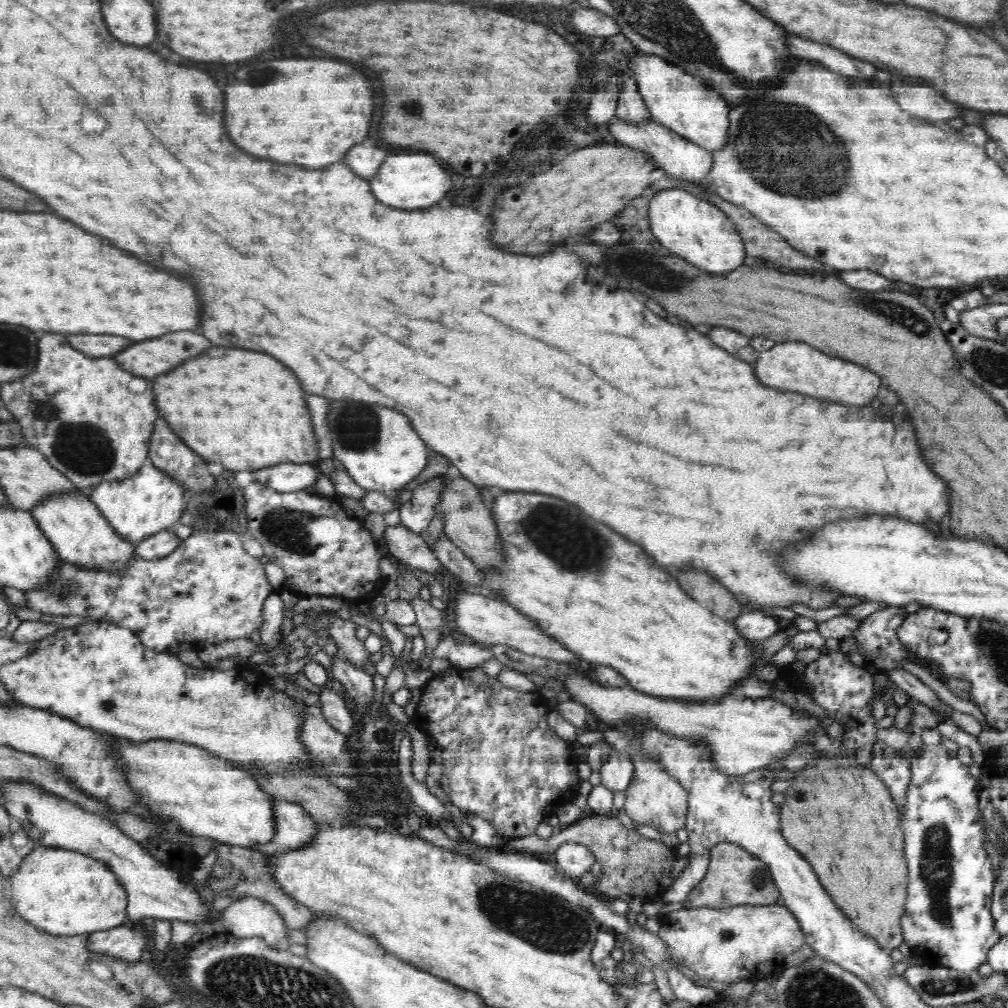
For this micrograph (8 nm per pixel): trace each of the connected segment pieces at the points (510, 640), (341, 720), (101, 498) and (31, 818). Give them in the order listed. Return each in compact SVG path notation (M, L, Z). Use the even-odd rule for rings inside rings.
M463 593L456 598L452 614L454 614L454 626L458 628L458 632L469 636L474 644L482 646L504 644L524 654L541 656L558 662L570 663L571 660L581 660L576 653L560 645L560 641L556 641L556 638L548 637L548 634L540 629L538 620L531 620L530 616L526 616L520 610L498 599L492 600L478 594Z
M329 684L322 685L320 696L320 708L326 720L338 731L349 735L354 728L354 716L349 710L343 696L331 691Z
M149 461L124 480L97 484L88 497L124 540L136 544L147 536L155 535L164 529L171 530L176 526L187 503L186 488L183 488L175 477L168 476Z
M6 782L4 784L4 800L6 800L6 810L8 811L8 814L10 816L14 816L14 818L18 818L20 822L26 822L26 826L24 826L24 831L26 831L27 836L34 842L38 842L38 846L42 847L58 847L63 848L66 850L71 851L78 851L82 854L85 854L86 856L92 857L96 860L102 861L106 863L116 876L118 876L118 880L120 880L120 883L122 883L122 886L125 888L126 892L128 893L128 902L127 902L127 915L128 918L132 918L132 921L139 922L140 918L144 918L145 916L153 917L154 919L164 918L164 920L177 920L178 922L187 922L188 924L204 924L205 929L203 930L203 937L208 935L209 933L212 933L214 930L218 929L219 924L219 918L218 916L216 920L212 920L212 922L207 922L206 918L208 918L208 912L210 912L210 906L211 904L205 904L204 901L202 901L202 898L200 897L200 894L198 891L194 891L194 888L188 887L188 885L184 884L184 881L180 879L180 875L176 873L176 871L173 871L166 865L162 866L162 862L158 862L158 860L155 859L154 856L152 856L146 849L144 849L143 845L140 843L132 840L131 837L128 837L127 833L124 833L122 829L118 828L115 825L114 820L110 820L107 816L100 816L99 813L94 812L88 812L87 809L80 808L79 804L74 804L71 800L62 800L62 798L58 798L58 795L54 796L54 793L52 794L40 794L34 786L28 786L28 784L10 784L10 782Z

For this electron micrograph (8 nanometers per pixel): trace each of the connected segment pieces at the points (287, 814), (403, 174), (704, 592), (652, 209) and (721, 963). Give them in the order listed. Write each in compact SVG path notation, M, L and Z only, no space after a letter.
M288 801L273 802L273 822L275 833L272 842L248 847L254 851L260 851L264 855L277 855L287 850L296 850L306 844L310 844L319 825L300 807L300 805Z
M400 152L386 156L378 172L368 180L372 194L382 204L406 211L430 208L452 188L450 176L444 172L444 168L438 166L436 158L432 154L422 154L422 152Z
M680 572L678 582L684 592L688 592L696 602L704 604L710 612L716 612L716 616L728 616L728 620L736 620L740 616L740 604L734 600L734 596L706 572Z
M682 188L664 189L657 192L650 198L649 202L649 221L652 234L657 238L658 242L668 248L674 255L678 255L693 264L694 267L700 268L702 271L714 272L714 274L722 274L722 272L730 272L738 266L742 266L745 253L743 237L735 229L733 220L724 212L721 212L716 205L697 197L696 195L685 191Z
M777 902L769 905L743 904L738 907L717 909L714 907L685 908L666 915L659 928L660 940L670 948L677 964L687 966L698 976L716 982L734 983L748 980L756 983L768 975L779 976L787 968L784 959L805 944L804 933L799 921L785 907Z

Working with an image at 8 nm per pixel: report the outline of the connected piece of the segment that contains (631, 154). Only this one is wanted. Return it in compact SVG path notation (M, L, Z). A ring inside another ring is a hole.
M601 143L588 148L580 148L572 152L568 158L552 166L552 170L538 174L528 188L510 188L504 192L494 206L492 220L496 224L494 242L504 252L530 252L544 254L546 250L558 246L562 238L578 236L590 232L594 226L612 220L618 215L630 200L641 196L651 185L650 174L656 170L656 163L644 155L644 151L634 151L617 143Z

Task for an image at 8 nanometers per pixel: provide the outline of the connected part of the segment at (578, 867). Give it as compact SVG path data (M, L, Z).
M562 844L555 854L557 866L570 878L580 878L595 862L595 856L582 844Z

